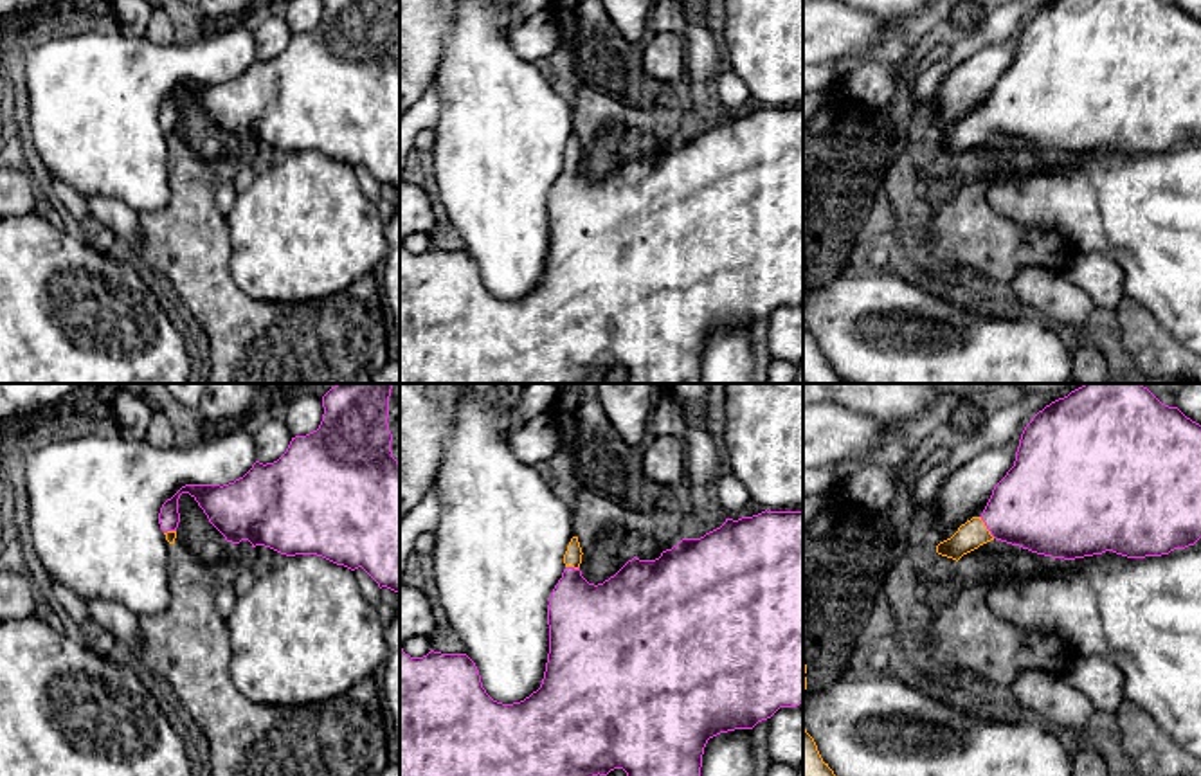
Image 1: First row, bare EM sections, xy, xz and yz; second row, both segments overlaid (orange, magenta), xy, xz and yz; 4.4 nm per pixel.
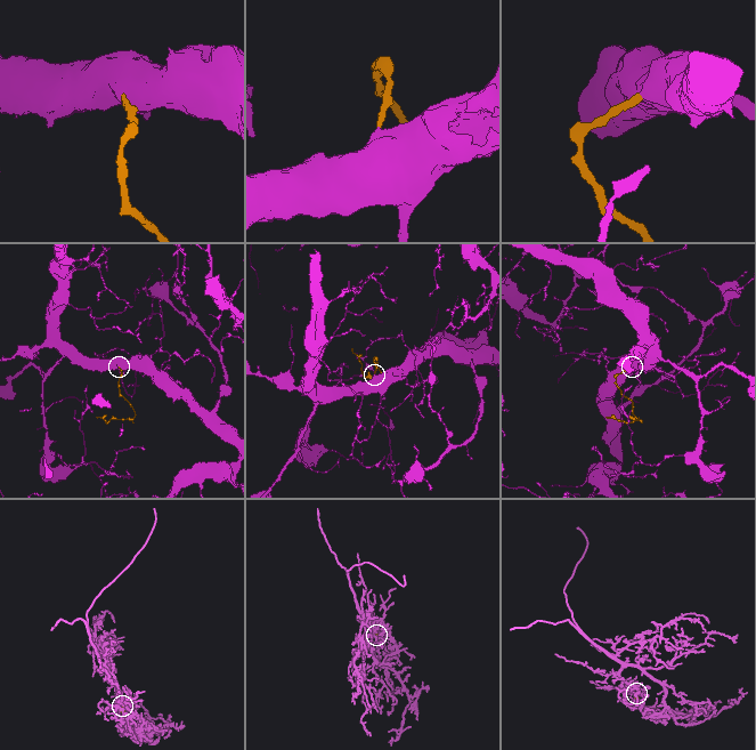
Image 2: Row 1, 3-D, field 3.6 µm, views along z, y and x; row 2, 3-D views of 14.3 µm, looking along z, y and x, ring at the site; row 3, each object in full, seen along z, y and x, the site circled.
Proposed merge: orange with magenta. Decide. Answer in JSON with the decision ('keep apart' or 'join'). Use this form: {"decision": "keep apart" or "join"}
{"decision": "join"}

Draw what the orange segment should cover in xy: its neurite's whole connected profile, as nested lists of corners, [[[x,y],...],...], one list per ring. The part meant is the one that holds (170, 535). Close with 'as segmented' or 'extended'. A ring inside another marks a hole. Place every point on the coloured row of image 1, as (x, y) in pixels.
[[[337,383],[322,396],[322,421],[317,430],[292,438],[286,452],[274,463],[256,461],[252,468],[229,484],[185,484],[167,499],[158,513],[160,529],[175,544],[180,522],[178,499],[189,493],[209,522],[227,542],[248,540],[281,555],[317,555],[351,571],[362,567],[378,587],[400,594],[400,463],[393,457],[389,430],[389,396],[393,383]]] | extended

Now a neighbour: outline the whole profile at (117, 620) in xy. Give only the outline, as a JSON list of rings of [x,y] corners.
[[[86,600],[94,627],[106,630],[115,641],[137,650],[142,641],[139,616],[112,600]]]

